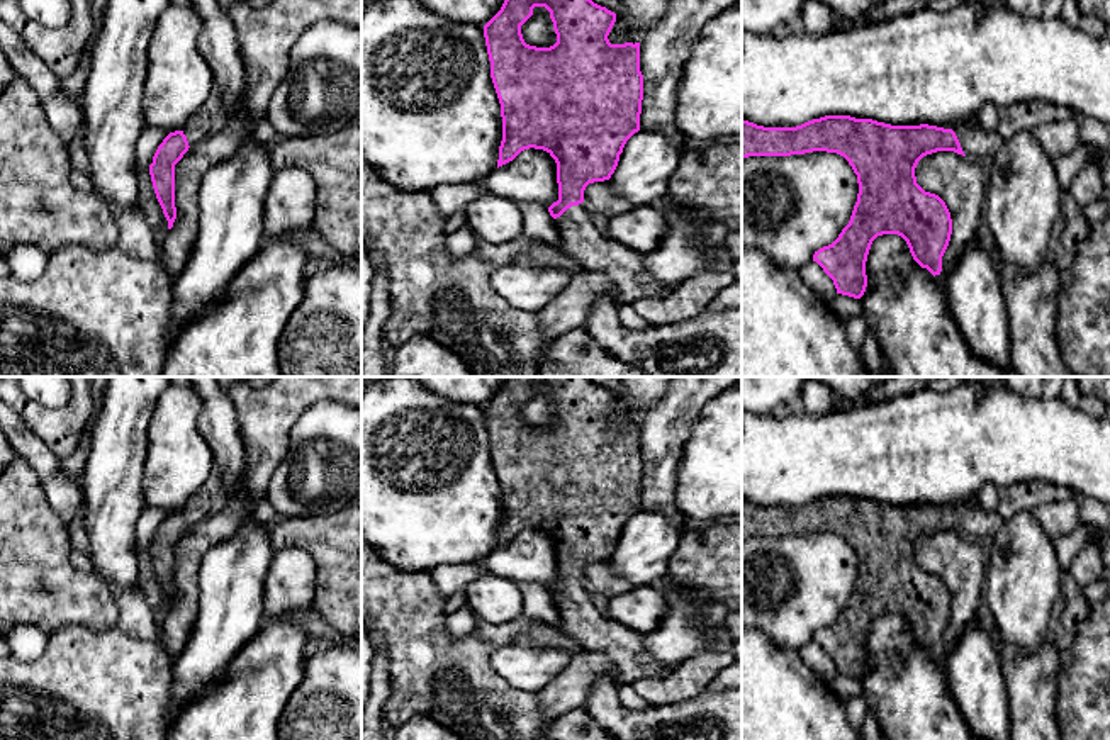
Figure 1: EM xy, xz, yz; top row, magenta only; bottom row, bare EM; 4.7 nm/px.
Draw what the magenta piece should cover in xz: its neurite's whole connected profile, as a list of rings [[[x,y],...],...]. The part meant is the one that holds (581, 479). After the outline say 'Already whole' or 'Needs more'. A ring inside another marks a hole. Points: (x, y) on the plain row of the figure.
[[[506,377],[501,390],[484,406],[484,418],[502,497],[497,548],[524,530],[547,531],[557,543],[558,580],[548,592],[560,614],[558,630],[586,652],[606,655],[614,665],[616,684],[633,684],[642,677],[664,677],[672,667],[645,650],[642,633],[601,616],[582,586],[586,567],[611,558],[626,521],[640,511],[640,423],[611,424],[608,416],[614,402],[616,394],[589,377]],[[535,387],[550,392],[557,414],[550,428],[530,426],[523,419],[521,406]]]. Needs more

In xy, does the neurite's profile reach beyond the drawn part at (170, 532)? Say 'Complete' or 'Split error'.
Split error

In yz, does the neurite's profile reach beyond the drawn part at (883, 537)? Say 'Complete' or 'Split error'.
Split error

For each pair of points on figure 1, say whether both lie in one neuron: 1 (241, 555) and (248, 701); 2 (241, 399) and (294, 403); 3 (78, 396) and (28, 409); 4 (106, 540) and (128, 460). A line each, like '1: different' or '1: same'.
1: same
2: same
3: same
4: same

